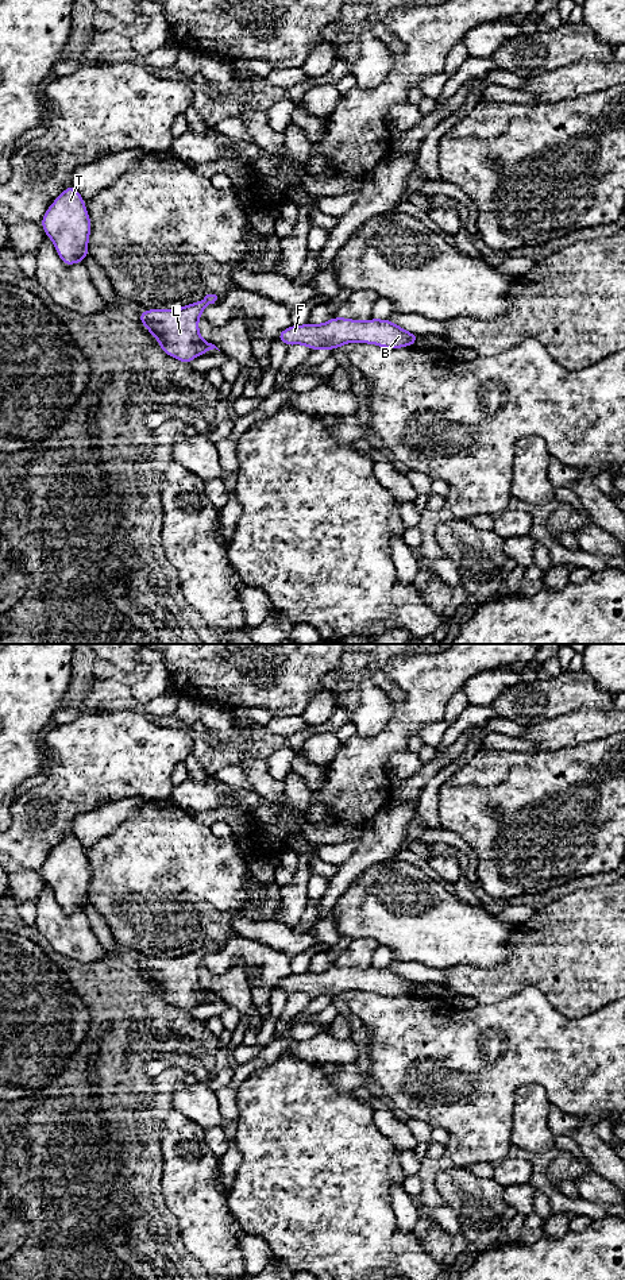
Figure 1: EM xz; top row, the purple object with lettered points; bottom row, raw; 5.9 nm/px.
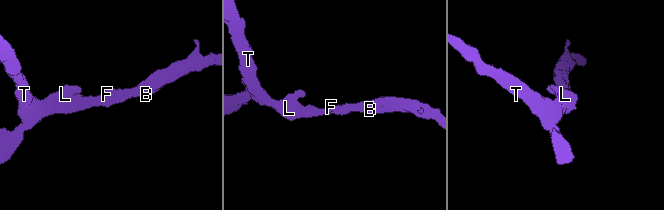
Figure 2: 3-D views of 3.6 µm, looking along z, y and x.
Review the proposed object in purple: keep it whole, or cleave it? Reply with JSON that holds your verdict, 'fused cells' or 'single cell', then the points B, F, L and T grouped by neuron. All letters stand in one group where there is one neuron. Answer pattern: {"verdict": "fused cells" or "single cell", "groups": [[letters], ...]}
{"verdict": "single cell", "groups": [["B", "F", "L", "T"]]}

